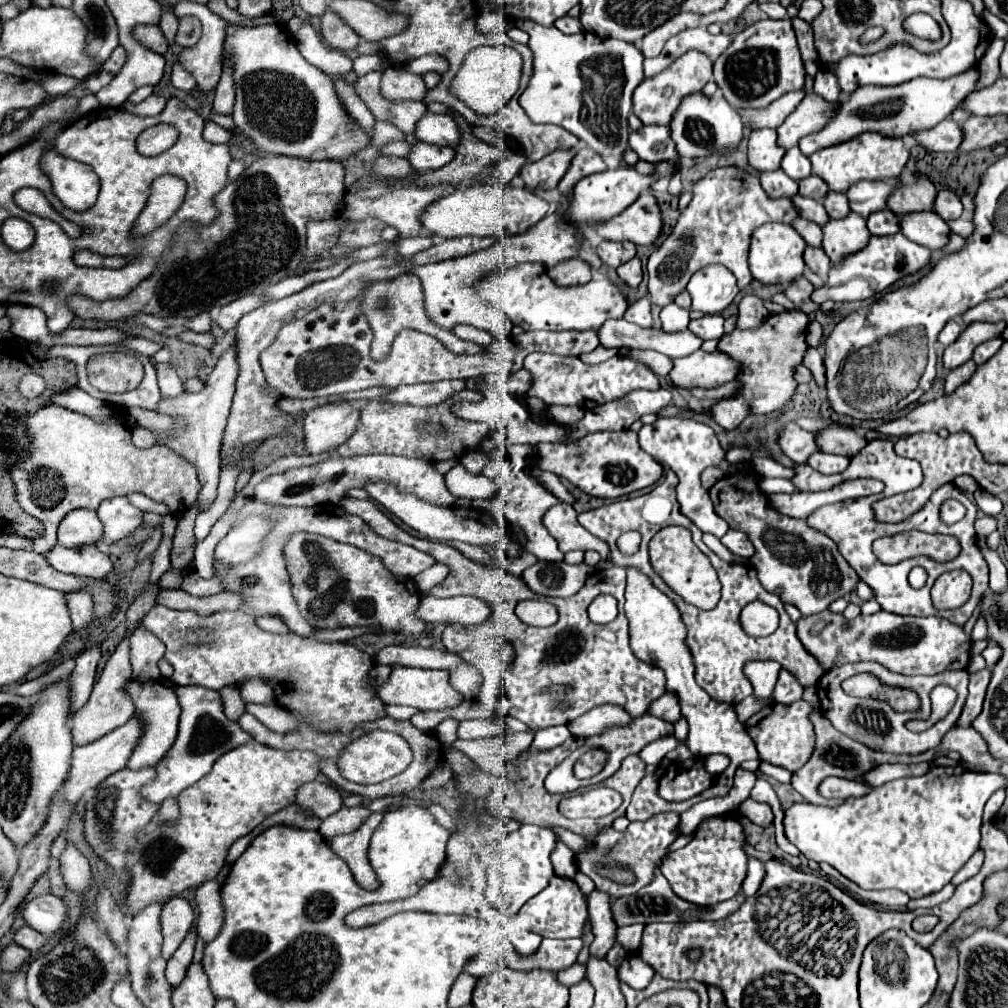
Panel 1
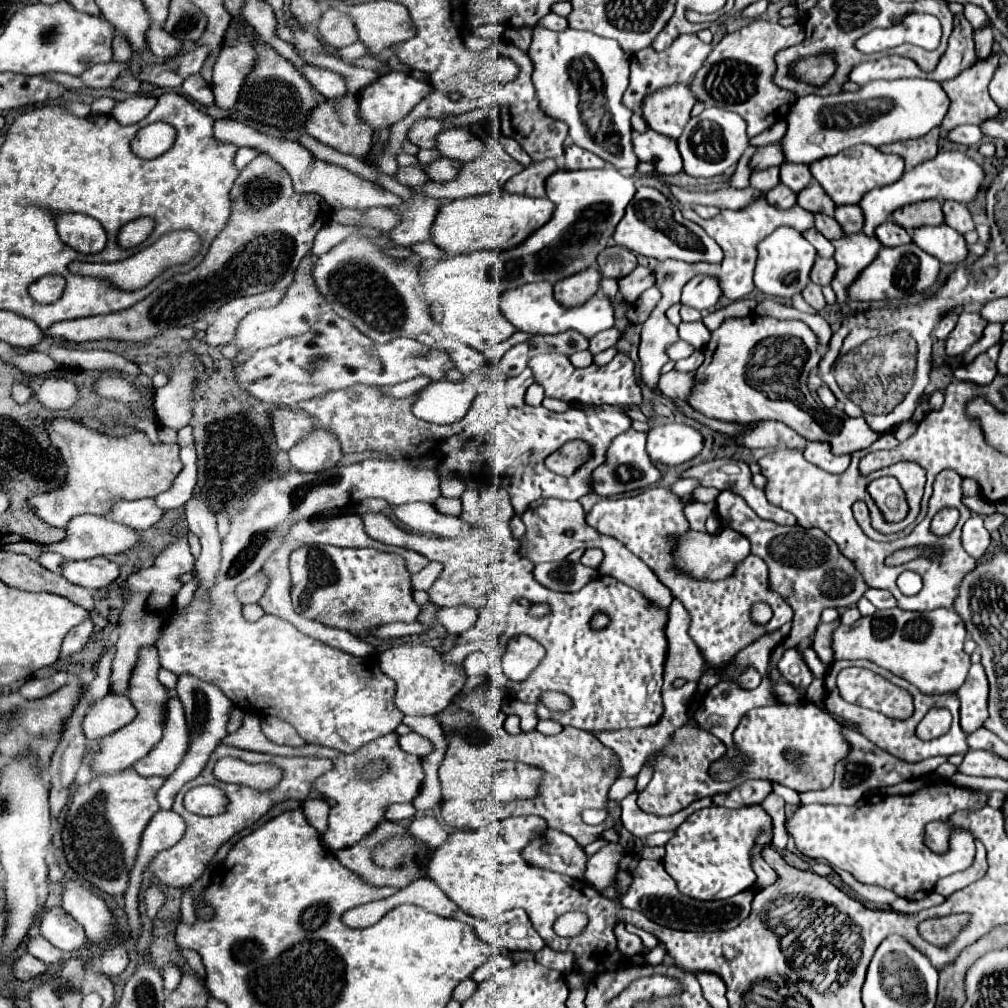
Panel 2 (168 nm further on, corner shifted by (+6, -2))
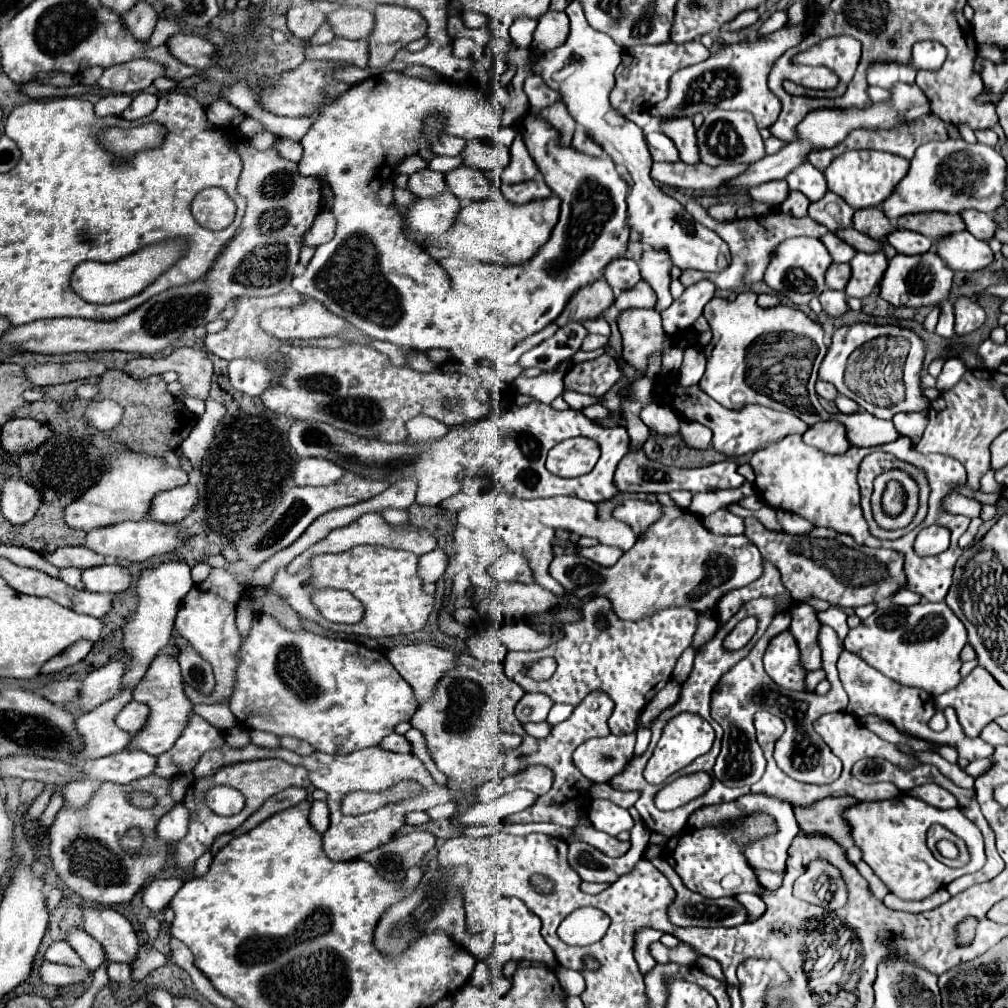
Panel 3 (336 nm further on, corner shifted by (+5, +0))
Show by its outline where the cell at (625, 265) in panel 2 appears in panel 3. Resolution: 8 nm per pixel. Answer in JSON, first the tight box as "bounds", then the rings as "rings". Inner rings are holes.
{"bounds":[605,256,641,294],"rings":[[[621,256],[605,266],[605,280],[613,288],[613,292],[619,294],[621,290],[633,288],[641,280],[639,266],[635,260]]]}

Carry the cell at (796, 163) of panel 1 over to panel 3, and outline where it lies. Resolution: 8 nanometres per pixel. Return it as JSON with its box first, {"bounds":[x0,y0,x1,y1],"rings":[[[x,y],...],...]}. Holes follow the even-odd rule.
{"bounds":[785,162,827,202],"rings":[[[803,162],[799,168],[789,172],[785,180],[789,182],[791,190],[803,192],[811,202],[823,198],[823,194],[827,192],[827,182],[825,182],[823,172],[819,172],[809,162]]]}

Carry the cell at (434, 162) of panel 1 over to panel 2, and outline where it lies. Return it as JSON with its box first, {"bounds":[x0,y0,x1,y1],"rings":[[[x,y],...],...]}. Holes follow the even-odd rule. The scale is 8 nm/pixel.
{"bounds":[424,158,462,182],"rings":[[[440,158],[438,162],[424,166],[424,170],[434,182],[450,182],[450,180],[454,180],[454,176],[458,176],[458,172],[462,170],[462,164],[458,164],[456,160],[450,160],[450,158]]]}

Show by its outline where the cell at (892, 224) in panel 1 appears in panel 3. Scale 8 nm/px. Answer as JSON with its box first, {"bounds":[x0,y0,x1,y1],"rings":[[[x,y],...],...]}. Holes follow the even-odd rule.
{"bounds":[887,230,933,254],"rings":[[[893,230],[891,234],[887,234],[887,242],[901,254],[923,254],[929,252],[933,240],[927,236],[919,236],[915,232],[907,232],[907,230]]]}

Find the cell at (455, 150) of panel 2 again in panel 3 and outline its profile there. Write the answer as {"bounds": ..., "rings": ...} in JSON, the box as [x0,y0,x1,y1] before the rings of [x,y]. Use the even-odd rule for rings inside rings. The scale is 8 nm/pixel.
{"bounds":[461,140,509,172],"rings":[[[469,140],[465,150],[461,152],[463,164],[471,168],[479,168],[483,172],[503,172],[509,160],[509,148],[499,142],[487,142],[487,140]]]}

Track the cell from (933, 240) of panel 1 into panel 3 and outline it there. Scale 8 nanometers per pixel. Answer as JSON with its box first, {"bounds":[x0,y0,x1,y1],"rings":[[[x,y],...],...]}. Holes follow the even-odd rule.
{"bounds":[935,230,993,270],"rings":[[[967,230],[953,232],[935,240],[935,252],[951,270],[981,270],[993,262],[993,252],[987,242],[977,240]]]}

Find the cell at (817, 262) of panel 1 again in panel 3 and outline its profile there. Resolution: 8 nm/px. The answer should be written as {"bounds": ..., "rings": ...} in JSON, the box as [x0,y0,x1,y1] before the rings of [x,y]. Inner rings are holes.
{"bounds":[825,264,851,290],"rings":[[[831,264],[825,272],[825,284],[827,288],[831,290],[843,290],[847,280],[849,280],[849,274],[851,274],[851,268],[849,264]]]}

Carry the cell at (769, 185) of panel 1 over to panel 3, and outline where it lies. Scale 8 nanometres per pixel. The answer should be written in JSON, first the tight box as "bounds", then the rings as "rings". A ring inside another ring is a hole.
{"bounds":[779,192,809,216],"rings":[[[789,192],[787,198],[781,202],[779,210],[781,212],[787,212],[791,216],[805,216],[807,214],[807,206],[809,206],[809,200],[801,194],[801,192]]]}

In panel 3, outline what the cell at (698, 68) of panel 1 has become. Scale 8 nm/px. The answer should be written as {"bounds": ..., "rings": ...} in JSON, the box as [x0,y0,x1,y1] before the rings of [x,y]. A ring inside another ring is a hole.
{"bounds":[661,118,699,164],"rings":[[[667,118],[661,122],[661,132],[671,138],[681,154],[681,160],[687,164],[699,162],[699,154],[695,148],[695,126],[691,118]]]}

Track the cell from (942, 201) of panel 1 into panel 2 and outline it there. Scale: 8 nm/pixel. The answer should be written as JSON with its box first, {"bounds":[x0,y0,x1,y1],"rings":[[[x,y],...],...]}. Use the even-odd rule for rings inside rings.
{"bounds":[942,200,976,234],"rings":[[[946,200],[946,202],[942,204],[942,210],[944,210],[944,216],[946,216],[946,224],[952,226],[954,230],[958,230],[960,234],[966,234],[966,232],[970,232],[970,230],[976,228],[970,210],[968,210],[964,204]]]}

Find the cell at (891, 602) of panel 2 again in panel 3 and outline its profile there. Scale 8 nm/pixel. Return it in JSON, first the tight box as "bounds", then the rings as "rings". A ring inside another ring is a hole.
{"bounds":[889,590,921,604],"rings":[[[901,590],[901,592],[895,592],[895,596],[891,596],[889,598],[893,604],[917,604],[919,600],[921,600],[921,596],[919,594],[915,594],[915,592],[911,592],[911,590]]]}

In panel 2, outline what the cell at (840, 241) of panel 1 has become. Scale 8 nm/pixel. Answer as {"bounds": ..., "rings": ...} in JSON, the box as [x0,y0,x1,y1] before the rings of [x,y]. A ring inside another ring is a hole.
{"bounds":[832,232,882,304],"rings":[[[864,232],[846,234],[842,240],[832,240],[832,244],[836,248],[834,260],[838,264],[832,288],[842,304],[848,300],[848,288],[854,284],[858,274],[862,274],[862,270],[874,262],[882,244],[876,238],[868,238]]]}

